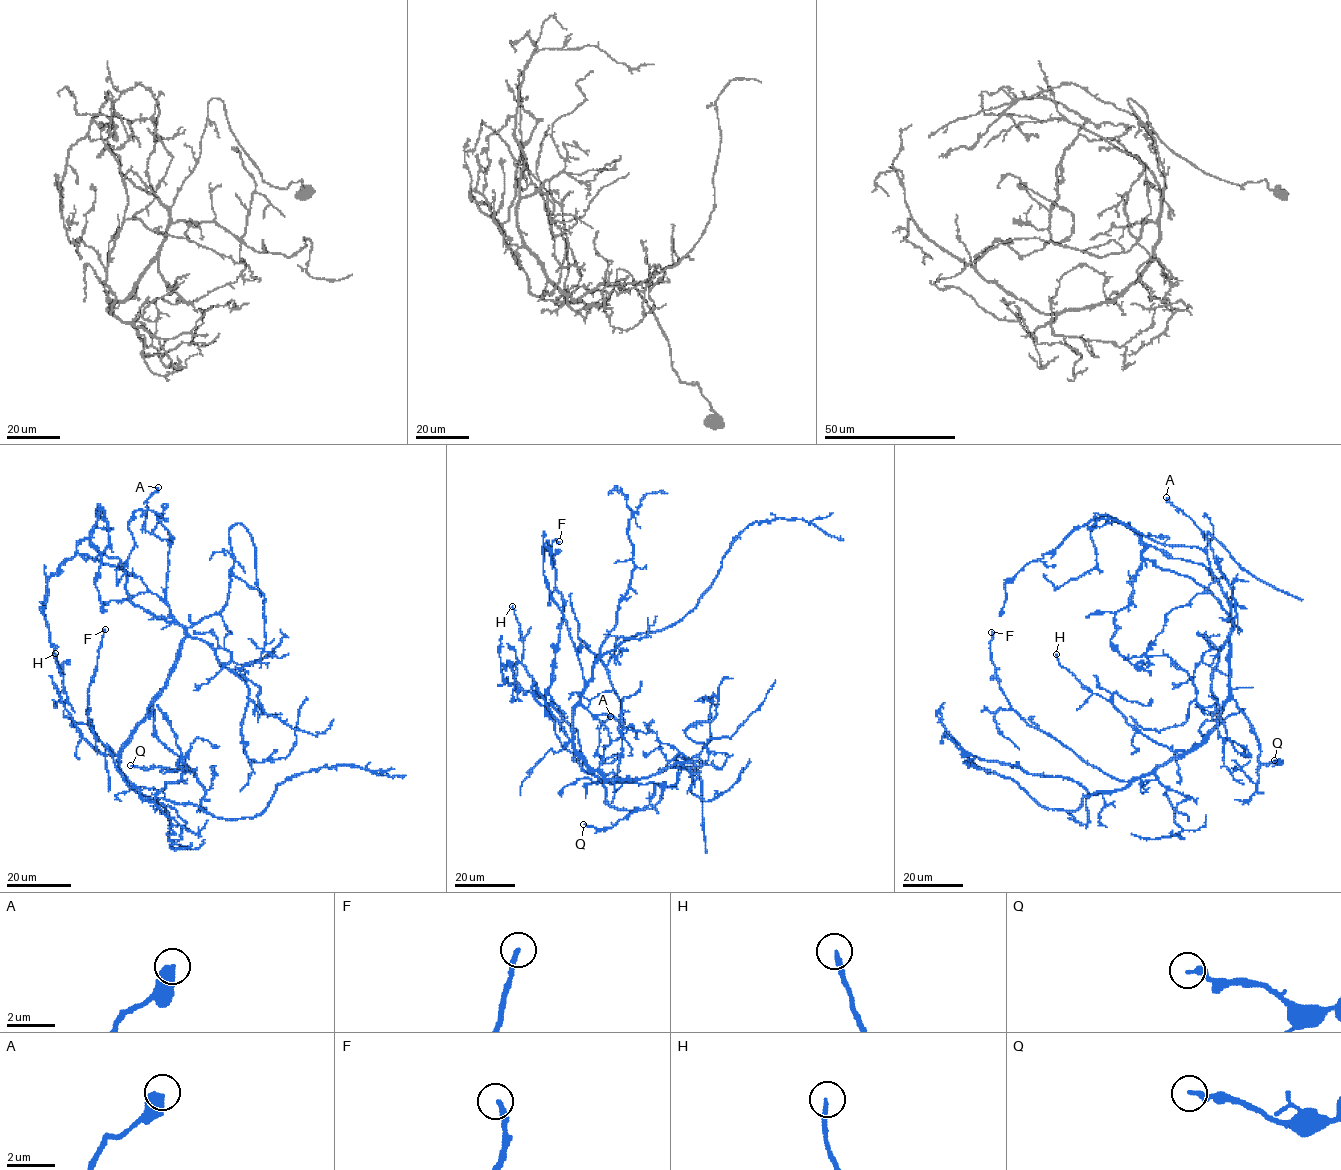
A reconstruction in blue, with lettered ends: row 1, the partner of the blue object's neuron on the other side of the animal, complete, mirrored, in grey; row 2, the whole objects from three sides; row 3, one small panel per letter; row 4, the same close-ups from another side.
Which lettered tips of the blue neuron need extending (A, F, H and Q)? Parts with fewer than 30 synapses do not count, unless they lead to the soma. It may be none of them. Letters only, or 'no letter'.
no letter

